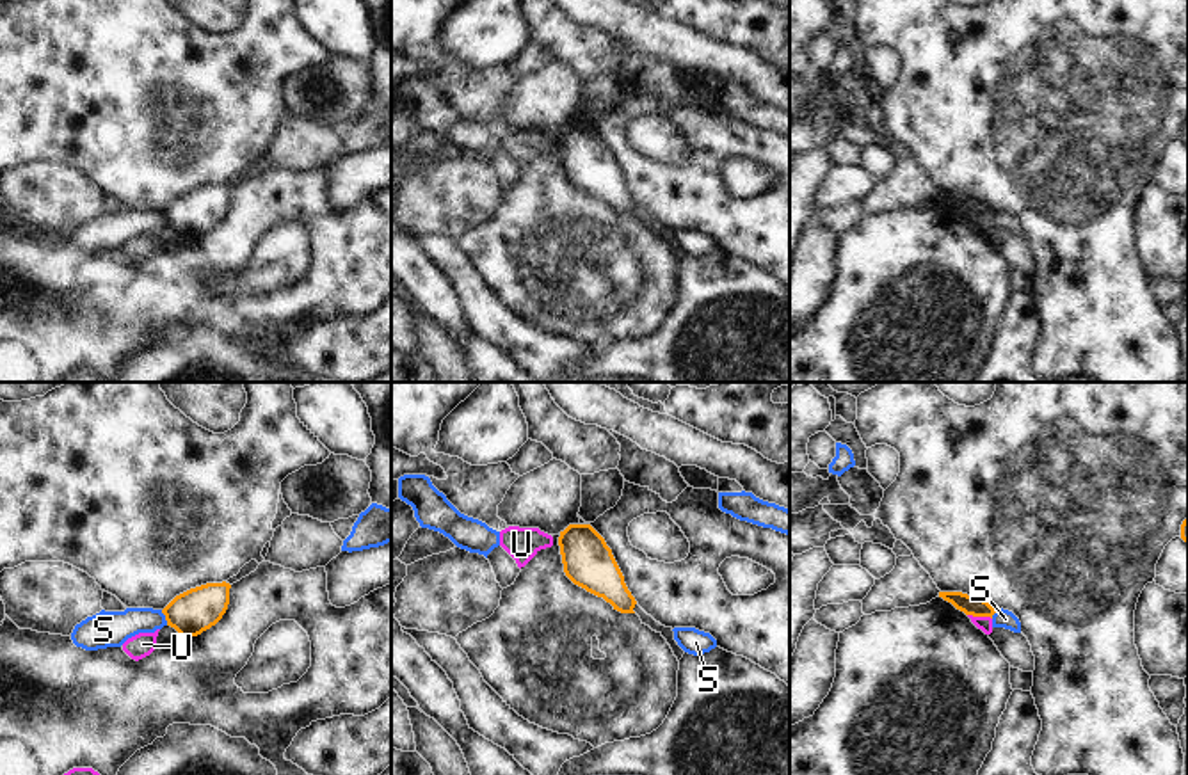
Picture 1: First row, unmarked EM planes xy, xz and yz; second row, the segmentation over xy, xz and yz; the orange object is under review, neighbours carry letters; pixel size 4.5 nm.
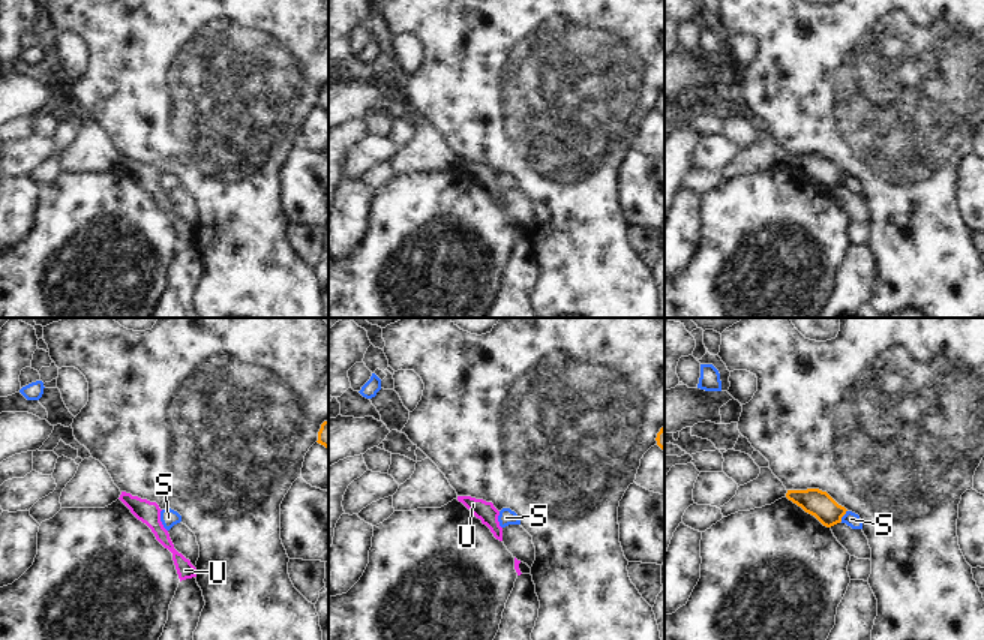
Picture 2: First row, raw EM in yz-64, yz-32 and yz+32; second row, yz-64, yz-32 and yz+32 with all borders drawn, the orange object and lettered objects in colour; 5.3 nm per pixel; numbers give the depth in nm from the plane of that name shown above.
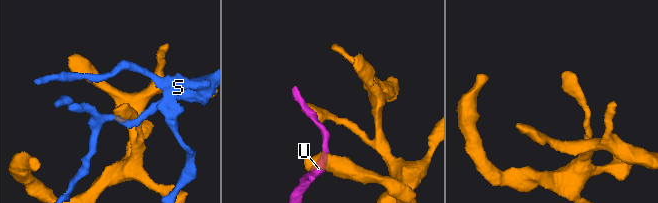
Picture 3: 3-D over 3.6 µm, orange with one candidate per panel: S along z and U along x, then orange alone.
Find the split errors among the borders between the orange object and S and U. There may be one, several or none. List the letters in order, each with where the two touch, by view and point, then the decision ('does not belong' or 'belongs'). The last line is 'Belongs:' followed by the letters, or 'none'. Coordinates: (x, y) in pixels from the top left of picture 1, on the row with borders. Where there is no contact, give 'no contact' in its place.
S: meets orange in xy at (166, 617); does not belong
U: meets orange in yz at (980, 615); does not belong
Belongs: none

